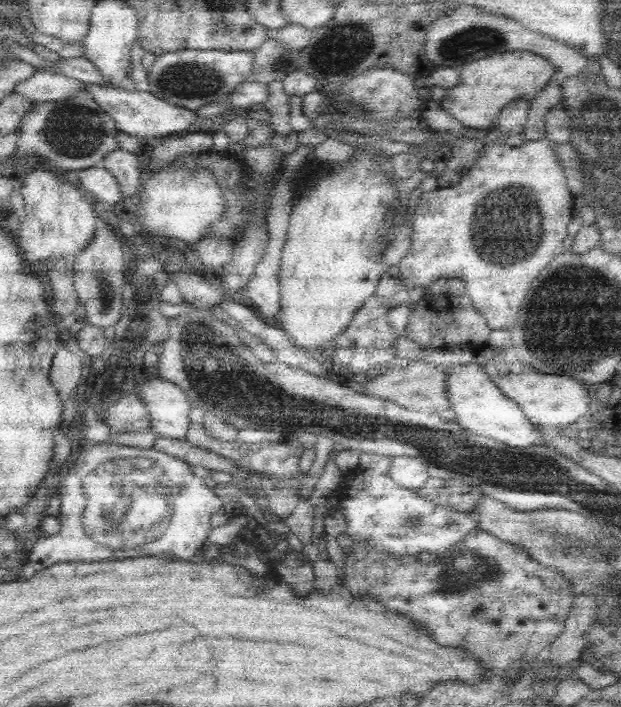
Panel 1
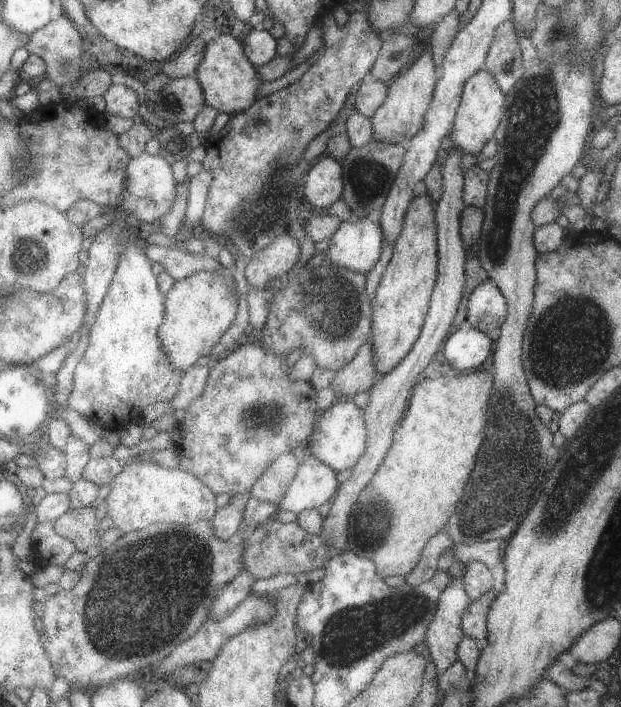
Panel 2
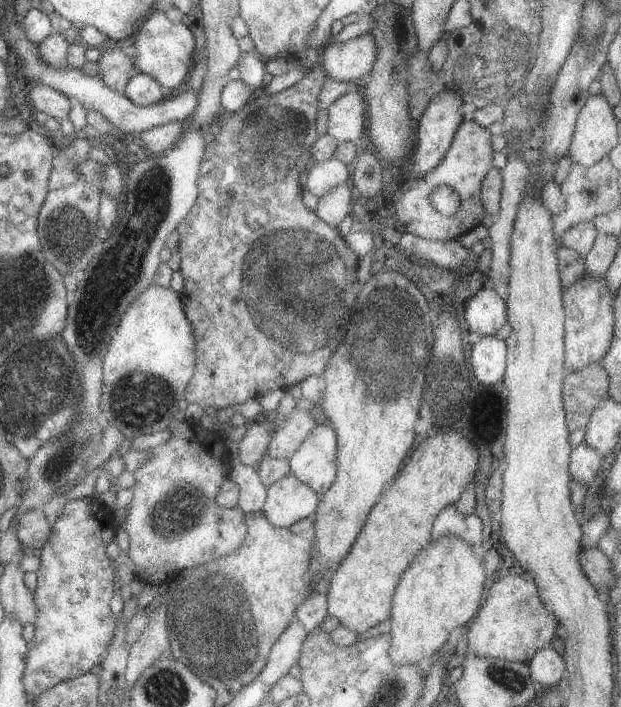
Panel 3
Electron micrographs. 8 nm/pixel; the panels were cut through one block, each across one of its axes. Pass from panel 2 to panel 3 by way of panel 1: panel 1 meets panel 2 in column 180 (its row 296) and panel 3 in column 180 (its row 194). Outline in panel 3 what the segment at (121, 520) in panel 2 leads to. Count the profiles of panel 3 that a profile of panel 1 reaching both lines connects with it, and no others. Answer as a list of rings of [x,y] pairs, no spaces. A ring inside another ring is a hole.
[[[173,418],[169,426],[169,440],[155,446],[149,452],[149,458],[141,468],[133,472],[135,484],[123,496],[123,506],[127,508],[125,516],[125,532],[129,536],[129,548],[123,558],[131,558],[135,564],[135,576],[143,584],[161,584],[165,578],[173,578],[173,574],[181,574],[185,568],[197,568],[217,558],[225,558],[233,554],[245,540],[245,512],[241,508],[225,510],[215,504],[215,496],[221,484],[227,480],[231,470],[231,458],[225,450],[225,442],[219,432],[203,430],[193,422],[179,422]]]

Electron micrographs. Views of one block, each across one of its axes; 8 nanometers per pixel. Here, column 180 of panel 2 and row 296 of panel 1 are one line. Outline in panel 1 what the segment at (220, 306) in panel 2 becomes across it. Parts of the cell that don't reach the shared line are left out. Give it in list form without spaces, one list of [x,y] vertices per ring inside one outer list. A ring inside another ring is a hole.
[[[360,148],[360,150],[366,150],[364,154],[358,154],[350,160],[344,160],[340,162],[340,166],[332,164],[330,170],[324,170],[318,180],[312,184],[312,188],[304,190],[304,192],[298,192],[296,196],[302,196],[302,198],[294,198],[292,202],[292,216],[290,216],[290,228],[288,228],[288,234],[286,234],[286,242],[284,242],[284,250],[282,250],[282,264],[280,264],[280,314],[276,316],[276,320],[280,322],[280,328],[286,332],[286,336],[292,340],[294,346],[300,346],[304,348],[310,356],[314,356],[316,362],[330,362],[330,354],[326,352],[328,350],[328,344],[332,344],[332,340],[336,340],[348,326],[350,326],[350,320],[352,316],[356,314],[356,310],[360,310],[360,306],[376,294],[376,286],[380,284],[382,276],[384,274],[394,274],[392,268],[398,270],[400,262],[408,256],[408,248],[412,244],[412,228],[410,228],[410,216],[408,216],[408,202],[404,202],[400,198],[400,190],[396,186],[398,182],[398,176],[396,180],[388,180],[384,176],[384,172],[380,170],[380,166],[376,164],[376,156],[386,156],[382,152],[376,152],[374,148]]]

